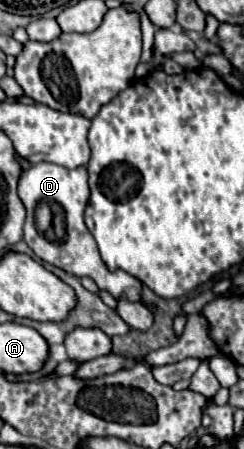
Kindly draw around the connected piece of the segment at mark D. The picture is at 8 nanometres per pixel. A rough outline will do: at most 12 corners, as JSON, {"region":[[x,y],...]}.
{"region":[[85,167],[21,175],[25,243],[41,261],[91,277],[115,299],[141,281],[103,265],[83,223]]}

